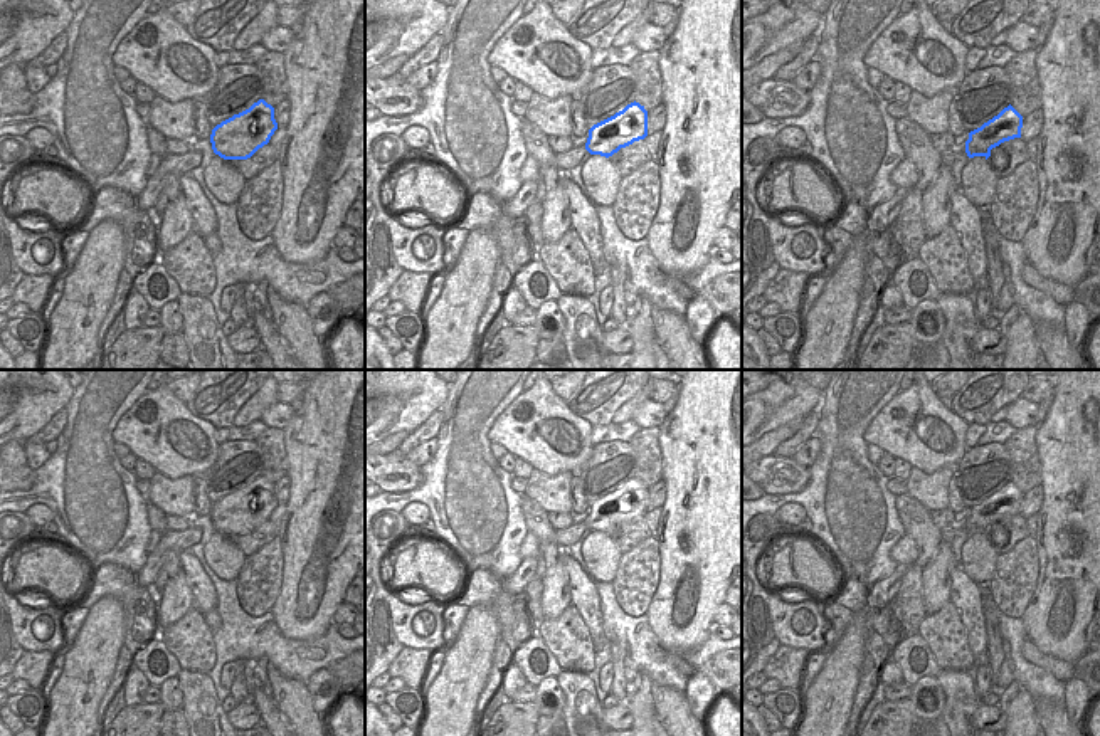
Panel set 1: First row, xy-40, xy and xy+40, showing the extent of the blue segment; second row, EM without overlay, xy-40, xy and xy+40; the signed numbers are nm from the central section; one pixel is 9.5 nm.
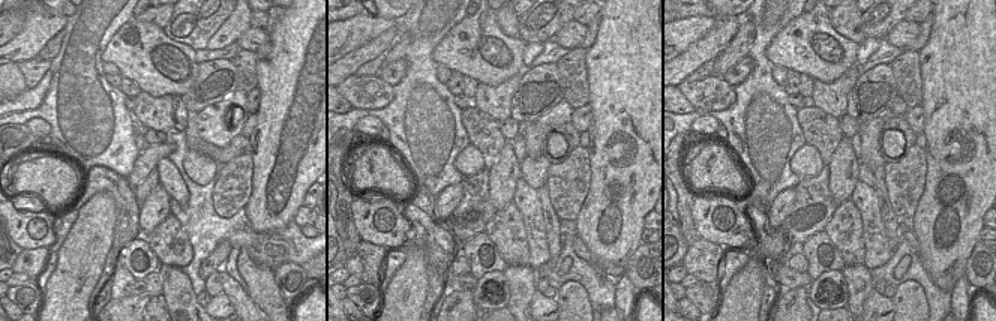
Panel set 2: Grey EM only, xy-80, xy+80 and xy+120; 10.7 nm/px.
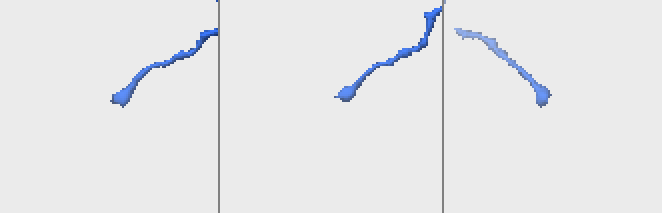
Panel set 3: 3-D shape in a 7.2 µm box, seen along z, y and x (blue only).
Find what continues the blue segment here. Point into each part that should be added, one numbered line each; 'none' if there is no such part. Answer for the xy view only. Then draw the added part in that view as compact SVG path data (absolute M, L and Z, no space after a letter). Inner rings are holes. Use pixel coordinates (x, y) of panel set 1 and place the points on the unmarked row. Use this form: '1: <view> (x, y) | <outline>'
1: xy (565, 538) | M574 523L570 528L567 529L558 529L555 533L557 536L557 544L565 549L569 546L572 546L574 543L577 543L580 539L580 536L584 534L584 531L589 529L585 526L585 523Z

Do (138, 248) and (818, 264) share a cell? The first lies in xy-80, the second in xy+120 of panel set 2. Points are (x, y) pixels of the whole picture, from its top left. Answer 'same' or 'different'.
same

